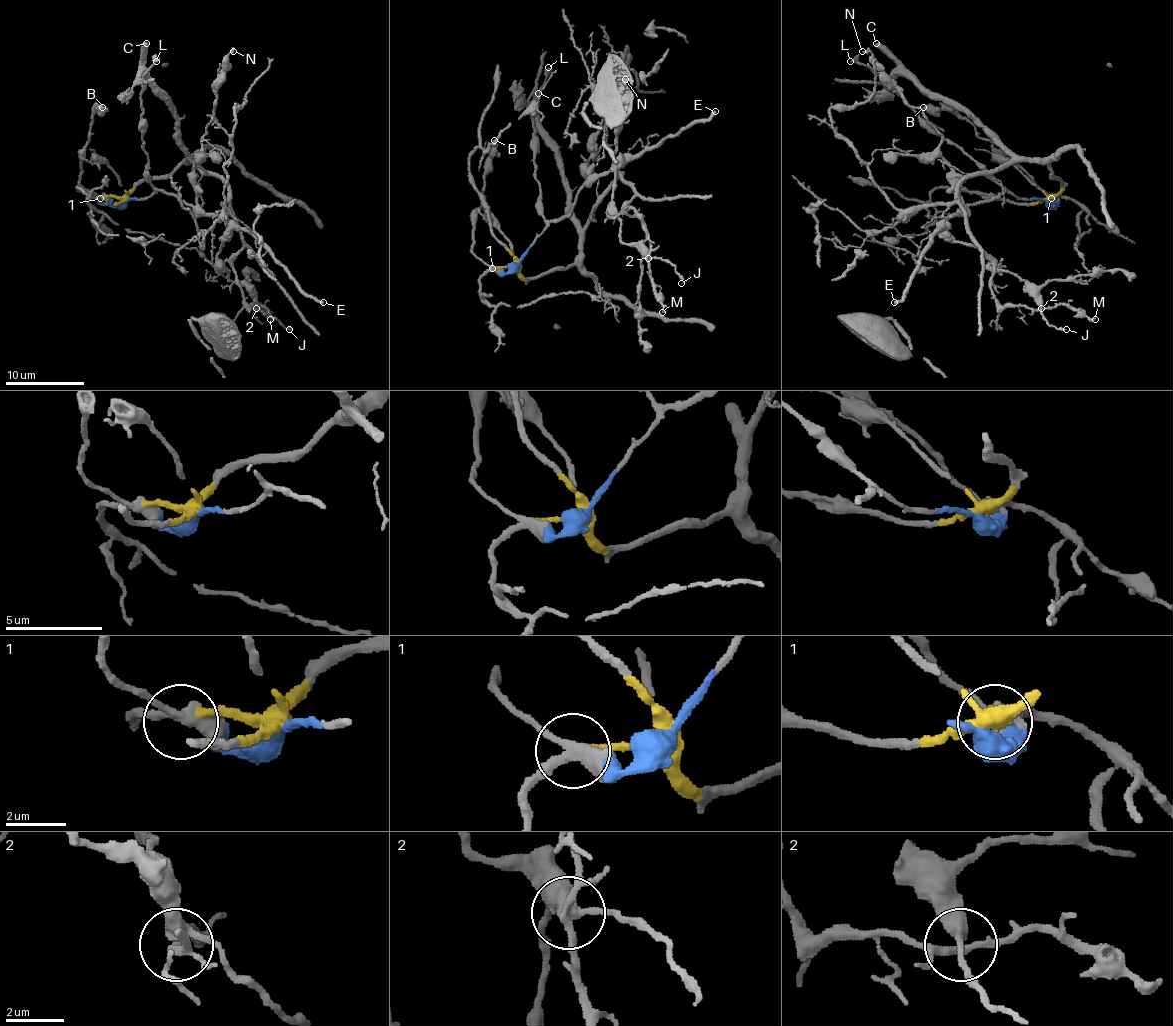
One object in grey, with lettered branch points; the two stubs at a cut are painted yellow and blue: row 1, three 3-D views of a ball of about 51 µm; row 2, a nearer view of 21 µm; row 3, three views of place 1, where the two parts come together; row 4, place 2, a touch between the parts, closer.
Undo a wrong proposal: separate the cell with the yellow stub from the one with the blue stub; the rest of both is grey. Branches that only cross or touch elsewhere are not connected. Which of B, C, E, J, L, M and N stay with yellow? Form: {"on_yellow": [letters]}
{"on_yellow": ["C", "M"]}

